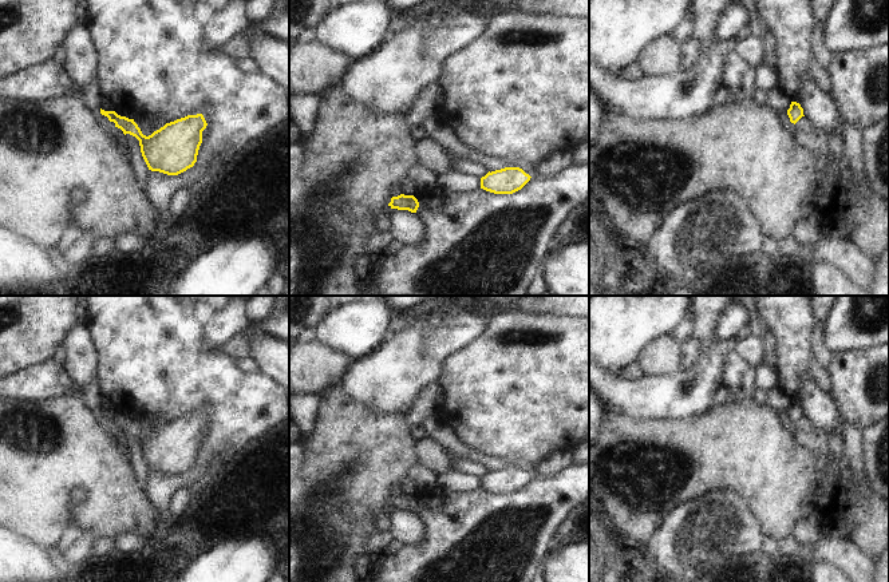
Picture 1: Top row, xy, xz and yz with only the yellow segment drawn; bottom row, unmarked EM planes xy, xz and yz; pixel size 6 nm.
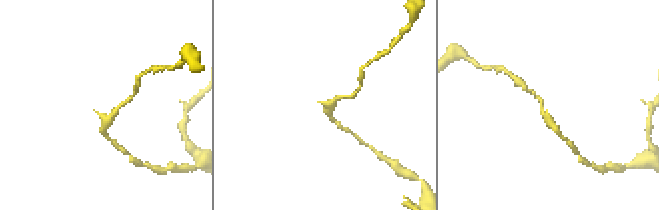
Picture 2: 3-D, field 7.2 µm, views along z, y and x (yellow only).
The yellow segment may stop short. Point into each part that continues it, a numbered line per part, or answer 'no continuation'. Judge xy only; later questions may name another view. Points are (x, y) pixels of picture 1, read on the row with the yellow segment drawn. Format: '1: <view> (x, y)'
no continuation.

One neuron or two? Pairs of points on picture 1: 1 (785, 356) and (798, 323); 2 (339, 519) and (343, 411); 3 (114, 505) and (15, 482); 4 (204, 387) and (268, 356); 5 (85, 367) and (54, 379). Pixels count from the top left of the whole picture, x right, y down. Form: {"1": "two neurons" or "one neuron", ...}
{"1": "one neuron", "2": "one neuron", "3": "one neuron", "4": "two neurons", "5": "two neurons"}

